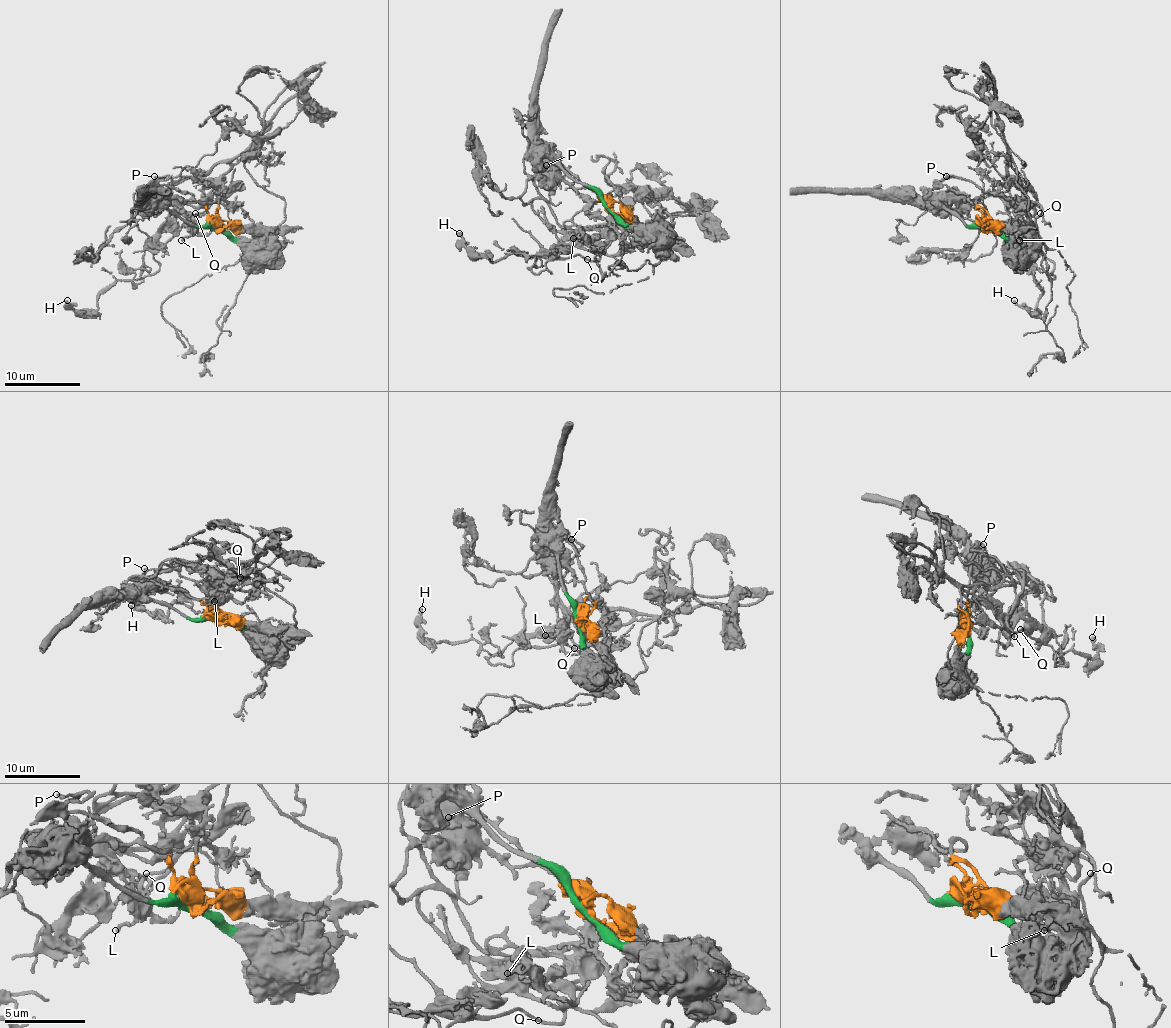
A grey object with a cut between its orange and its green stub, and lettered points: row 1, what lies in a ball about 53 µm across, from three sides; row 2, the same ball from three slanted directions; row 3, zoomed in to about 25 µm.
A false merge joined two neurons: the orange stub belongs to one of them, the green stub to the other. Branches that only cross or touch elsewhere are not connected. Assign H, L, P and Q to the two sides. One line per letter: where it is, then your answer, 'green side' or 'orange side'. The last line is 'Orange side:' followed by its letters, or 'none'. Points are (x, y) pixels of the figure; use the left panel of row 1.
H: at (67, 300); orange side
L: at (181, 240); orange side
P: at (154, 176); orange side
Q: at (195, 213); orange side
Orange side: H, L, P, Q

